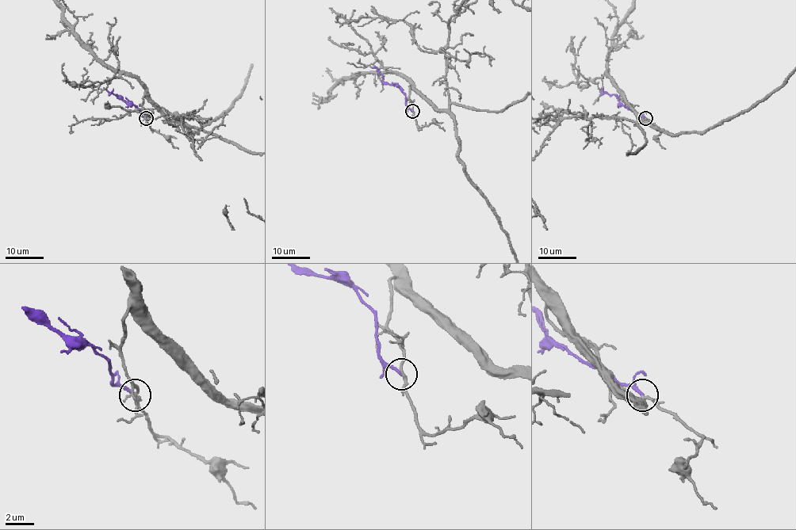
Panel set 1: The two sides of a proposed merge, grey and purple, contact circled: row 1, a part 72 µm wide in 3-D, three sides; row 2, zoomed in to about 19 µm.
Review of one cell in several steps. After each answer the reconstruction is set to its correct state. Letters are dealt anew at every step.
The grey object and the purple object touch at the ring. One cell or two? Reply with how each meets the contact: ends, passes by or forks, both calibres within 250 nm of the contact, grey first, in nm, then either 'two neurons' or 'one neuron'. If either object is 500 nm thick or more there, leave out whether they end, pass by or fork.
grey passes by; purple ends; calibres 200 and 190 nm; two neurons

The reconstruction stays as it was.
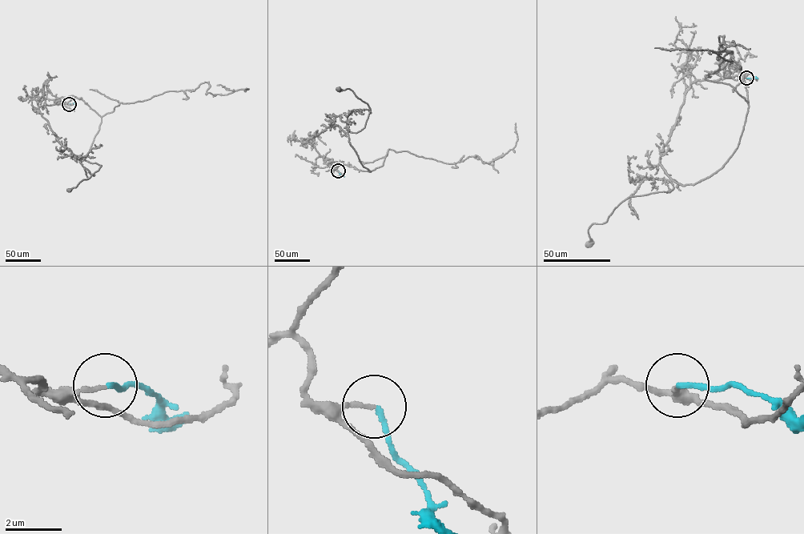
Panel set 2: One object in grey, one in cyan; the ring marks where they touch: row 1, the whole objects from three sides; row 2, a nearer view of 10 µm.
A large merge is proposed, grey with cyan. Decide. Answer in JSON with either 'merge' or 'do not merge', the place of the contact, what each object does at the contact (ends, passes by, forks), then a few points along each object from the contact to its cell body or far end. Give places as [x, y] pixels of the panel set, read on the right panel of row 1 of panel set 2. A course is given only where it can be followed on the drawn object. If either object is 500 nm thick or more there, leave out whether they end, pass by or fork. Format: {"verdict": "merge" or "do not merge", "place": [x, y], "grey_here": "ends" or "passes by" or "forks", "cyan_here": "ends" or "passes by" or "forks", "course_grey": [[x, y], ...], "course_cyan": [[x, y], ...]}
{"verdict": "do not merge", "place": [746, 78], "grey_here": "ends", "cyan_here": "ends", "course_grey": [[746, 78], [745, 74], [692, 82], [660, 158], [673, 188], [629, 197], [605, 222], [589, 226], [588, 244]], "course_cyan": [[746, 78], [757, 78]]}

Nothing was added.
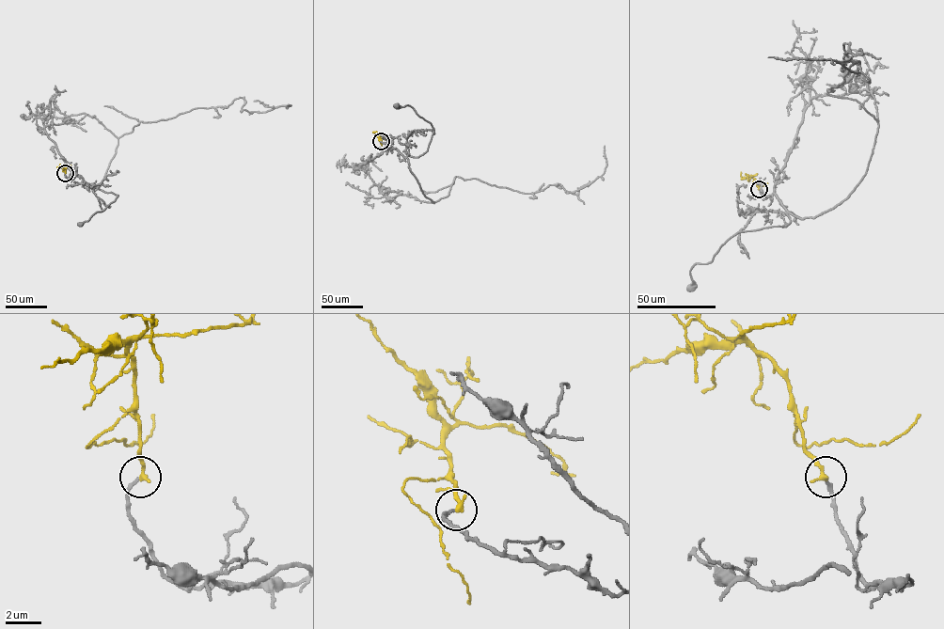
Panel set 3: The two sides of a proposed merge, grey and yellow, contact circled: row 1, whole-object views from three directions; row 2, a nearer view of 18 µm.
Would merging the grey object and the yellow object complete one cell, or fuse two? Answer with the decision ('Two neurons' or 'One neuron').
One neuron

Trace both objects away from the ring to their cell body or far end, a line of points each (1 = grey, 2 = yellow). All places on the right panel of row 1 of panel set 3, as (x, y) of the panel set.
1: (759, 189), (763, 198), (774, 194), (791, 222), (737, 232), (711, 261), (692, 267), (689, 288)
2: (759, 189), (751, 177), (743, 178)

